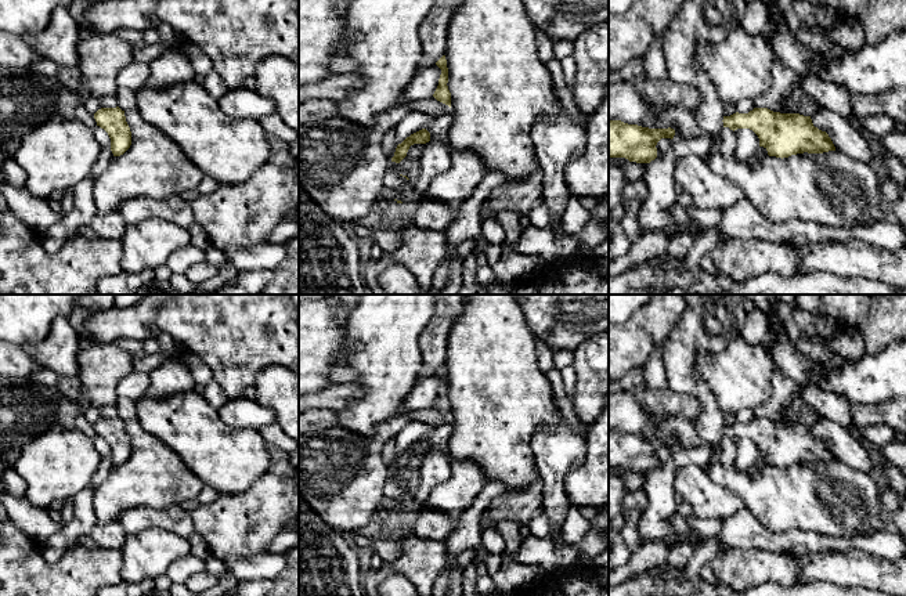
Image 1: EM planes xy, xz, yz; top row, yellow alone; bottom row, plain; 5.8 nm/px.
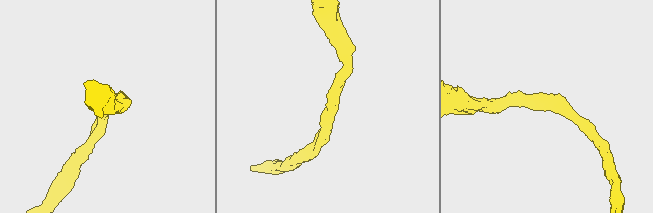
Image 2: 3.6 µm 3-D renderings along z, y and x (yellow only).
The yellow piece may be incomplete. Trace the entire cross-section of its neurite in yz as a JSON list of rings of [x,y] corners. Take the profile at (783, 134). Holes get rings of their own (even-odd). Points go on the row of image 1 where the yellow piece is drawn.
[[[754,108],[748,113],[733,113],[730,116],[723,116],[723,127],[730,130],[750,129],[759,138],[759,147],[768,151],[769,156],[788,158],[797,153],[823,153],[829,151],[835,151],[835,147],[826,131],[819,130],[813,126],[811,116],[804,116],[799,113],[780,113],[773,112],[768,108]]]

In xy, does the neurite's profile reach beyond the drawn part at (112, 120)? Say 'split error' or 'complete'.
complete

